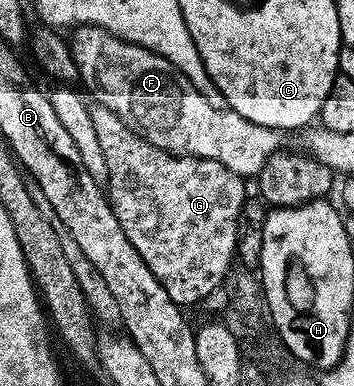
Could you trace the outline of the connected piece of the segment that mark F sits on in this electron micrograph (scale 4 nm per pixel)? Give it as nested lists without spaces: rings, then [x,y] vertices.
[[[80,25],[68,37],[71,55],[79,68],[79,82],[86,84],[85,92],[97,104],[108,107],[136,135],[143,137],[152,147],[160,147],[160,151],[168,151],[177,157],[199,157],[212,159],[216,163],[224,163],[228,171],[240,175],[244,179],[257,178],[258,172],[268,163],[272,154],[283,148],[283,130],[260,127],[240,115],[236,115],[228,107],[219,107],[208,103],[194,84],[179,71],[168,59],[158,53],[134,45],[115,33],[109,33],[98,25]]]

